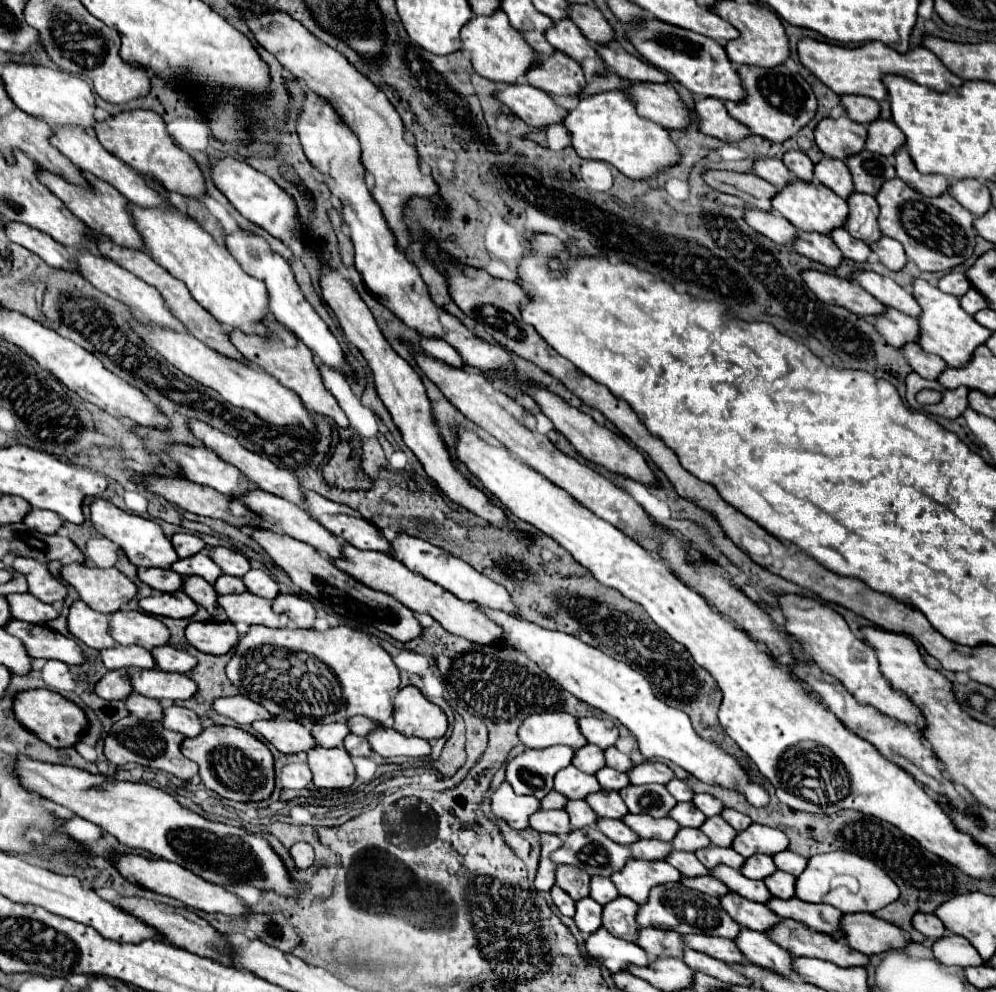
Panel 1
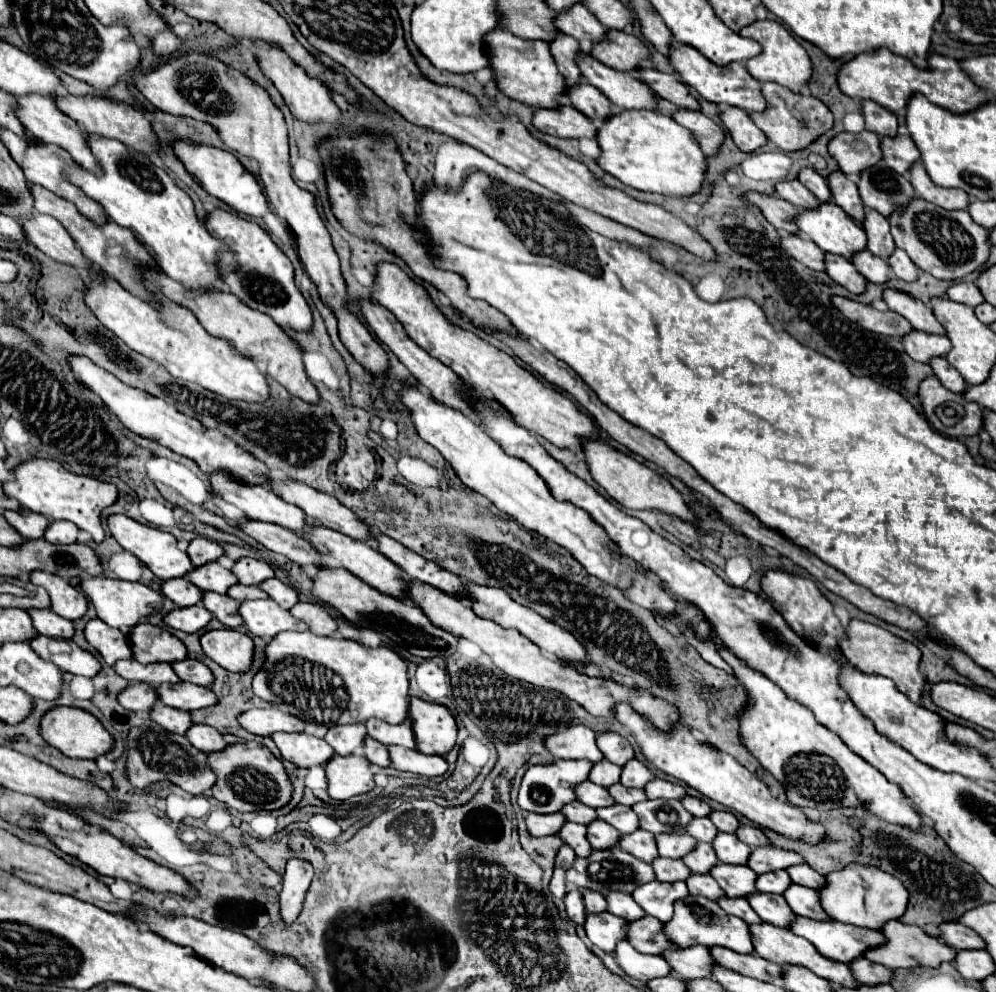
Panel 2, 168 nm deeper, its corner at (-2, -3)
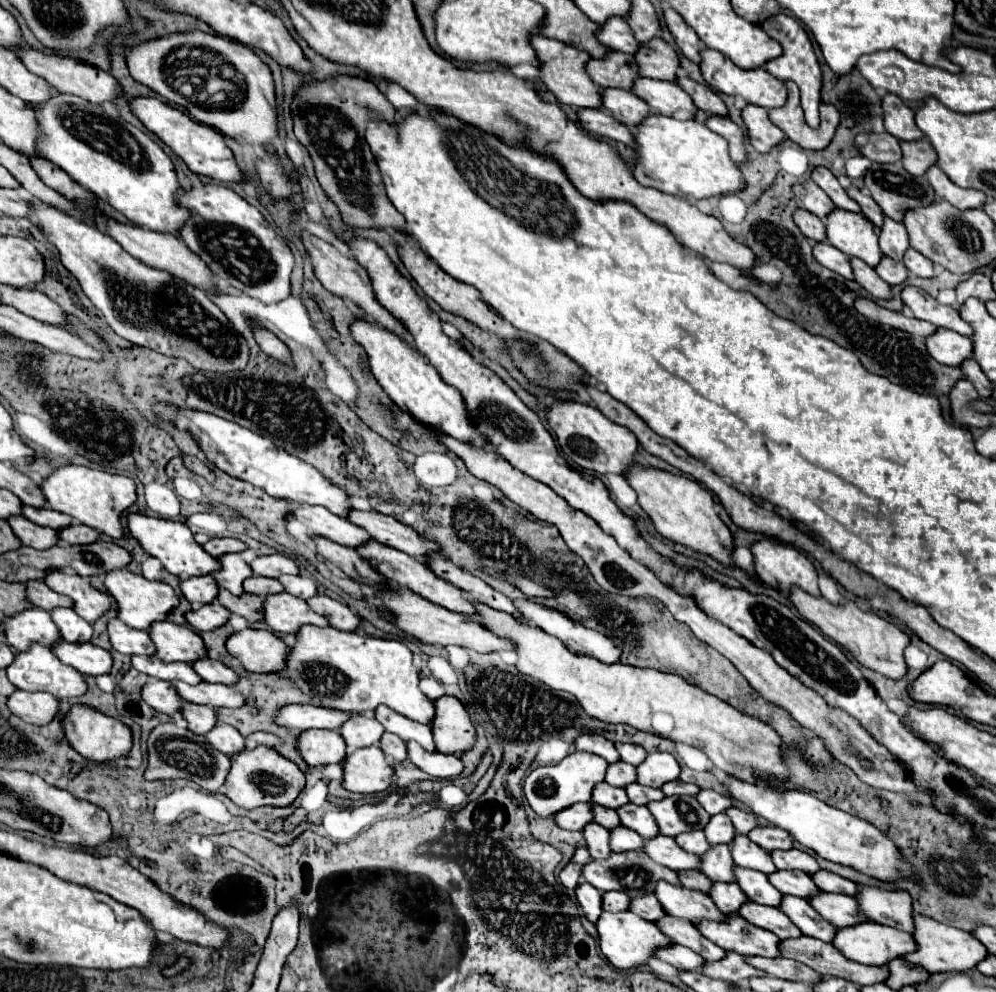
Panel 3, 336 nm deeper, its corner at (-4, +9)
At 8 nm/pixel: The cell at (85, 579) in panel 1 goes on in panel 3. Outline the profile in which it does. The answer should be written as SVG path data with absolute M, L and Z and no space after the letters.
M129 570L109 572L105 578L105 586L119 604L119 620L123 620L127 626L131 626L135 630L149 630L153 622L167 620L167 616L179 606L179 596L175 594L175 590L169 584L151 582Z

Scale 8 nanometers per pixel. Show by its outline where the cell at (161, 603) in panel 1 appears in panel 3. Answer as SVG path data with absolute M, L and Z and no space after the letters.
M211 602L211 604L205 604L197 610L187 612L185 618L195 630L211 632L211 630L217 630L217 628L225 626L231 618L231 612L225 606L221 606L219 602Z

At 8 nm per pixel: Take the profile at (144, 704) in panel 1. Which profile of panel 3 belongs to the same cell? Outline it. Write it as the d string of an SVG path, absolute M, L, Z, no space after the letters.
M187 702L183 706L183 718L189 722L189 730L195 734L207 734L219 722L215 708L199 706L199 704L187 704Z

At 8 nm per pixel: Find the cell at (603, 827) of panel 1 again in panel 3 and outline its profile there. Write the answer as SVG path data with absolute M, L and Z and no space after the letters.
M655 836L651 840L645 840L645 854L653 858L657 864L671 868L675 872L683 870L699 870L701 872L701 856L689 854L677 846L677 842L669 836Z

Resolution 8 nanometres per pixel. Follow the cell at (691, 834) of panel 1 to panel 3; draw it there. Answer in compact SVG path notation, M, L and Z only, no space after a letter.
M711 846L703 856L703 874L713 882L737 882L735 880L735 862L731 858L729 846Z

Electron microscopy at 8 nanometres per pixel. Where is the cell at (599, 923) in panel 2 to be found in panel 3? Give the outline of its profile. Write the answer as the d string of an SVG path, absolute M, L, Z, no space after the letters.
M603 912L597 922L597 930L601 952L605 954L609 964L621 972L637 970L639 966L649 964L649 960L655 956L655 950L675 944L667 936L663 936L663 932L659 932L659 928L653 922L647 922L631 912L615 912L615 914Z

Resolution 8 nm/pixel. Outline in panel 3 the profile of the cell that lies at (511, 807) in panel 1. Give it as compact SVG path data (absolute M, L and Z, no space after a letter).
M575 804L555 814L555 822L565 830L583 830L591 820L591 804Z

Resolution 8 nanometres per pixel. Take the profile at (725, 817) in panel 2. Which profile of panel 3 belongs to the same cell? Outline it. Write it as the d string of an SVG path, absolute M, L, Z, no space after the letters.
M739 808L727 810L727 816L733 820L733 826L739 834L749 834L753 828L759 826L759 820L757 820L755 814L749 814L749 812L739 810Z

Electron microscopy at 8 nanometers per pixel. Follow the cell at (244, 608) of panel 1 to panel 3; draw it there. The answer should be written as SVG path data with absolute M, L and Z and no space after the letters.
M269 594L265 598L265 622L281 634L297 634L303 624L329 626L327 618L315 614L303 598L293 594Z

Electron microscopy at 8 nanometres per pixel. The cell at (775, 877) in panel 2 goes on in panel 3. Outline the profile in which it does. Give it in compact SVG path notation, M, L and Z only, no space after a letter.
M777 870L769 874L769 880L781 894L791 894L805 900L811 898L811 894L821 894L821 888L815 886L811 876L795 870Z

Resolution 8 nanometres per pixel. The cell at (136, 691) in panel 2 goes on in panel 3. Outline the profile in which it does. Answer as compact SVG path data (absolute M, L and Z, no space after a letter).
M149 680L147 686L143 686L143 700L163 714L179 714L183 708L183 700L179 698L175 686L171 682L163 680Z

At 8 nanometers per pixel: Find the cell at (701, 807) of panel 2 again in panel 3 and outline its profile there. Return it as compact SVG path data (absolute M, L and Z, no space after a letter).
M701 790L699 796L697 796L697 800L699 800L699 804L701 804L711 816L721 814L721 812L727 812L727 808L733 808L733 806L735 806L733 800L731 800L731 796L719 794L719 792L715 792L715 790Z

